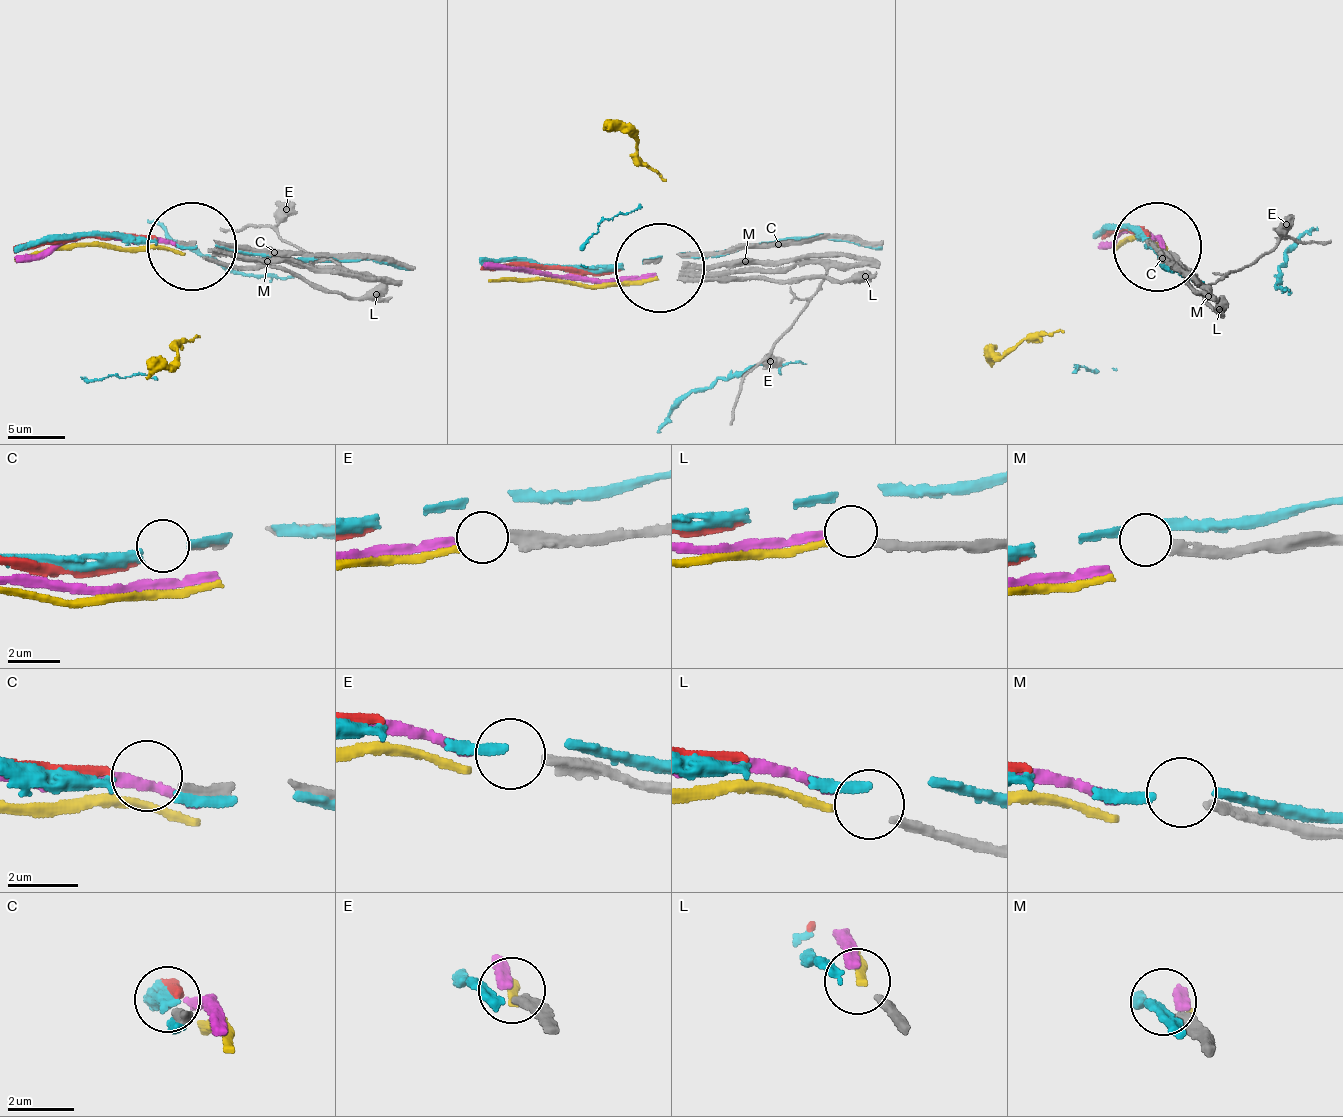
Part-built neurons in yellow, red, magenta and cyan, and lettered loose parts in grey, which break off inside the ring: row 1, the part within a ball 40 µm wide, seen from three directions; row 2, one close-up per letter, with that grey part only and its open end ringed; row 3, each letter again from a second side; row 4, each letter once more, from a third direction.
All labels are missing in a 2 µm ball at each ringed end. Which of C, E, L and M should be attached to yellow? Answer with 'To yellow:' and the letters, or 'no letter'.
To yellow: L

